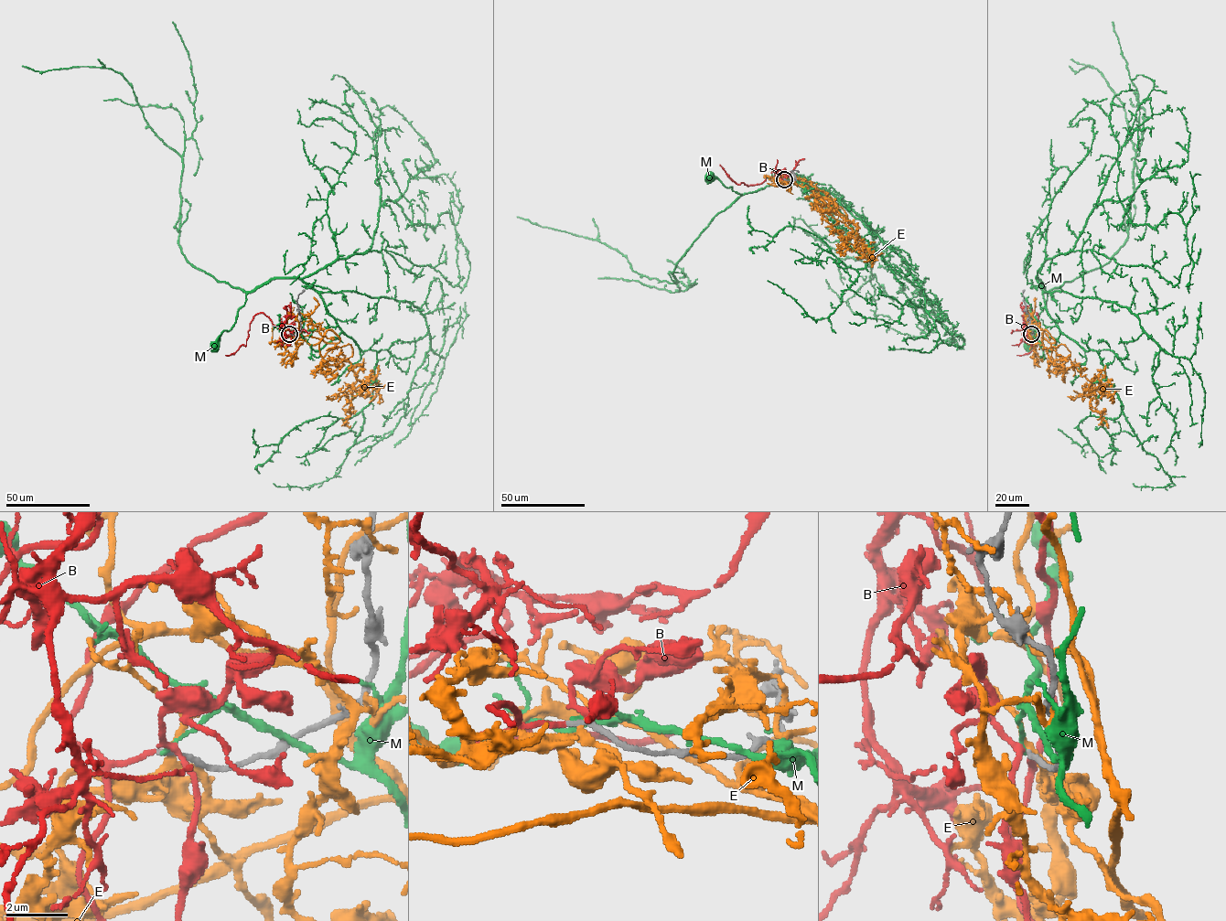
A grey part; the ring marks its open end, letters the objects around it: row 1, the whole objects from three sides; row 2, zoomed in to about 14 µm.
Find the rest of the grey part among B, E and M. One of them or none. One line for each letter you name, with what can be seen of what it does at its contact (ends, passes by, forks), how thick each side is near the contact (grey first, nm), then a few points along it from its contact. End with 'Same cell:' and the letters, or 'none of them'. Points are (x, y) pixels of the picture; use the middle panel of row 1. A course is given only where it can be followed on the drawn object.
B: it forks; calibres 170 and 110 nm; course (784, 179), (779, 180), (790, 179), (779, 178), (784, 176), (785, 169), (759, 184), (739, 185), (719, 165)
Same cell: B

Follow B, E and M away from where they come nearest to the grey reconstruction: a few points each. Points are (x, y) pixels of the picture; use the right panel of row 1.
B: (1031, 334), (1029, 305), (1022, 308), (1023, 319), (1028, 326), (1037, 313), (1037, 346), (1029, 353), (1016, 355)
E: (1031, 334), (1042, 343), (1054, 364), (1070, 358), (1080, 376), (1091, 381), (1091, 407), (1099, 412), (1105, 425)
M: (1031, 334), (1048, 350), (1059, 334), (1037, 278), (1045, 286), (1047, 305), (1028, 346)

